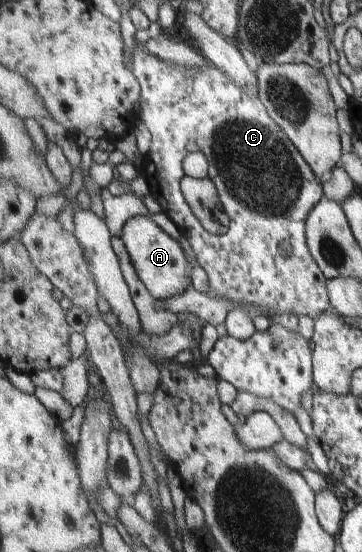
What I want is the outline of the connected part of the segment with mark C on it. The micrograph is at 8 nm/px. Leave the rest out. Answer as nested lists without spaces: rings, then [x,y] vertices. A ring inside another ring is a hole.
[[[134,43],[131,61],[124,58],[124,64],[140,82],[140,116],[152,134],[151,152],[146,157],[142,173],[146,175],[150,192],[160,203],[161,210],[174,222],[182,236],[188,238],[198,264],[207,271],[210,282],[208,295],[242,304],[257,304],[268,309],[268,316],[294,314],[317,320],[321,316],[319,314],[331,307],[331,302],[328,278],[308,247],[307,220],[309,213],[325,197],[323,182],[273,120],[259,94],[257,97],[247,95],[236,82],[213,65],[200,71],[189,71],[149,53],[144,44]],[[193,151],[204,152],[208,158],[208,177],[215,183],[219,198],[230,216],[230,227],[224,235],[210,233],[184,197],[181,188],[181,181],[186,177],[184,160]]]

